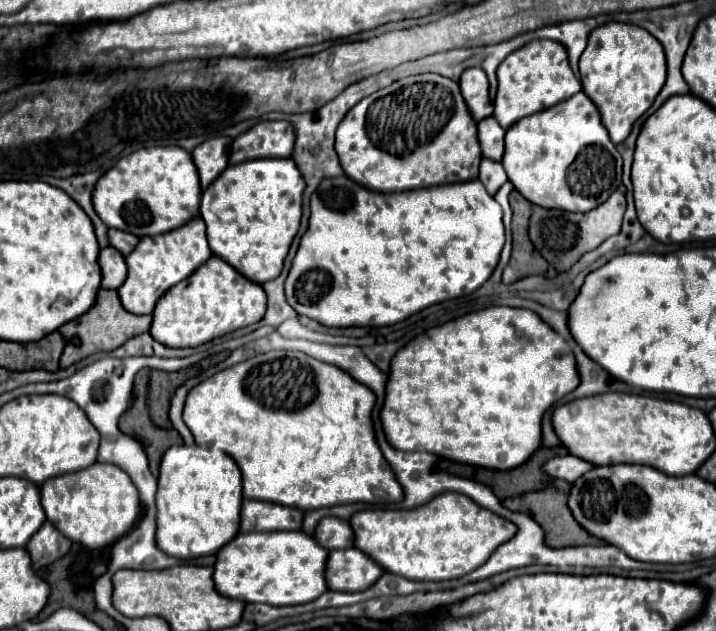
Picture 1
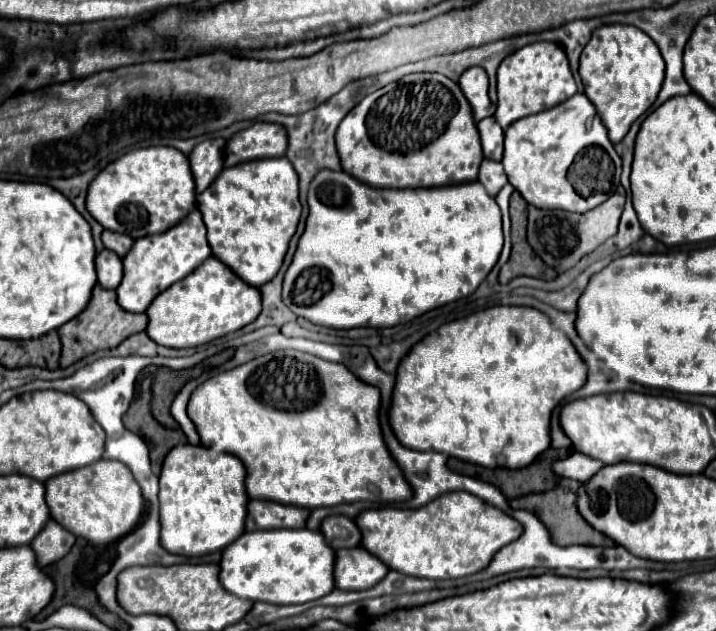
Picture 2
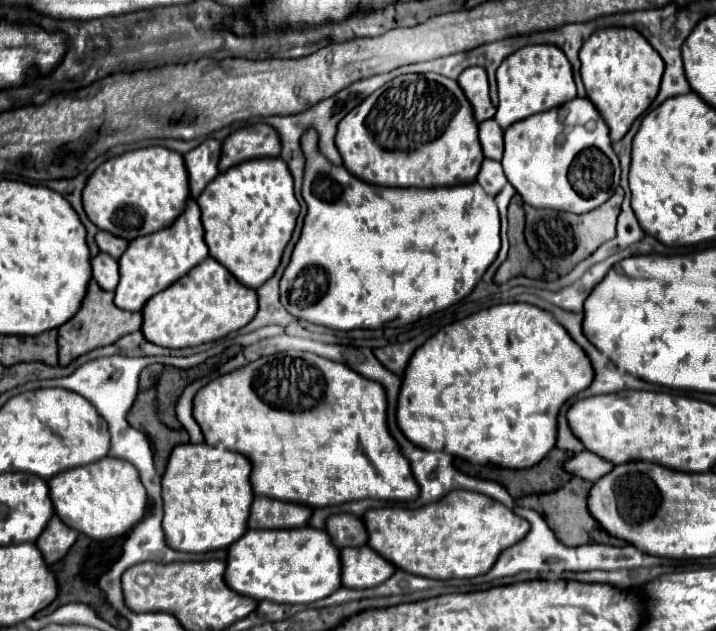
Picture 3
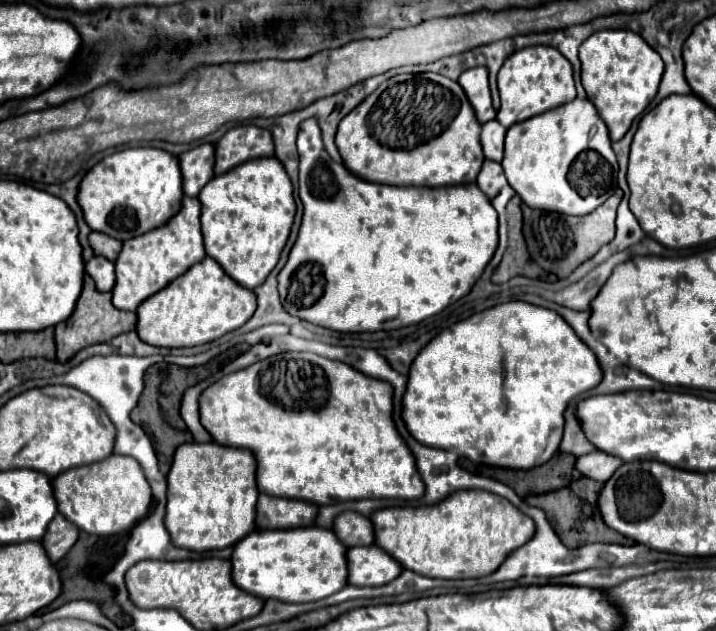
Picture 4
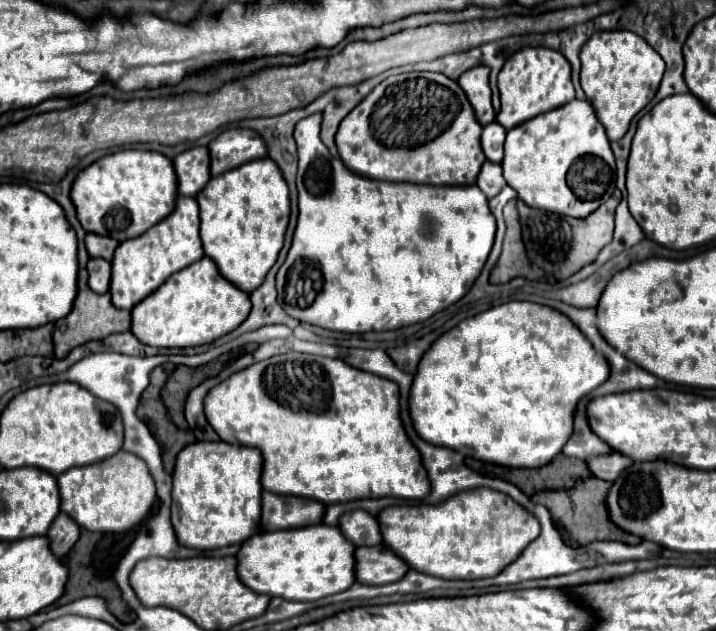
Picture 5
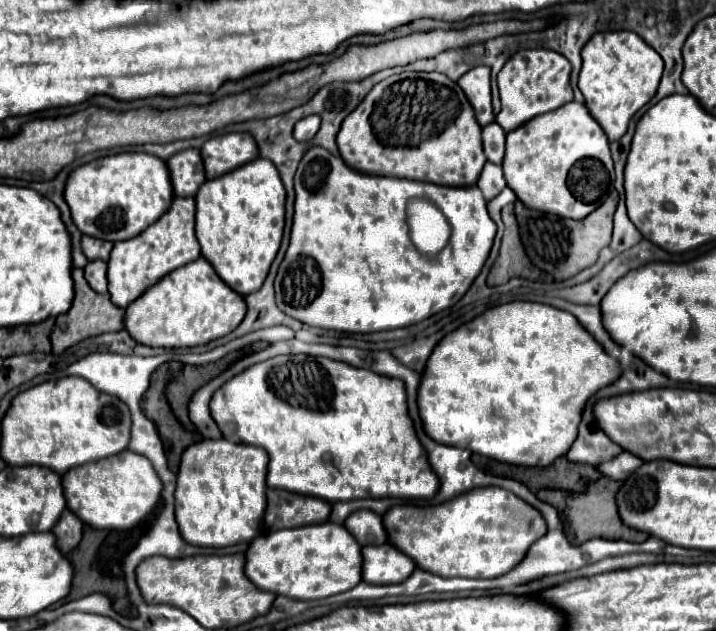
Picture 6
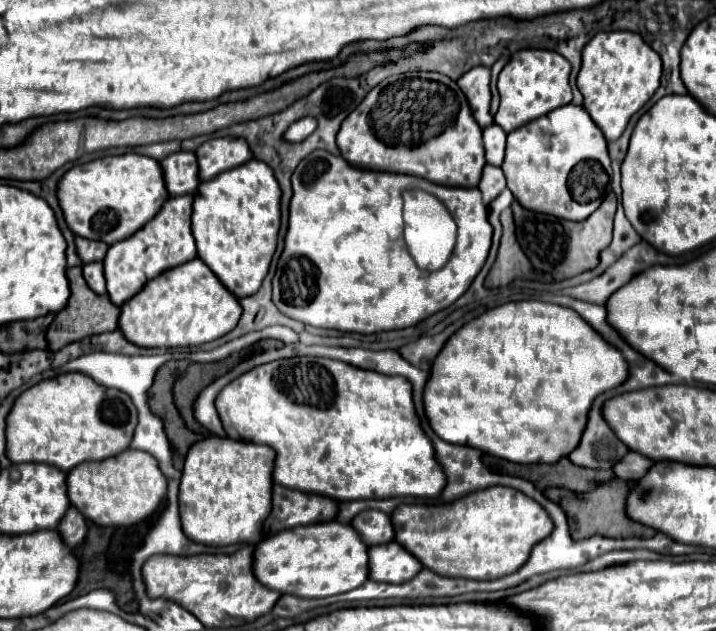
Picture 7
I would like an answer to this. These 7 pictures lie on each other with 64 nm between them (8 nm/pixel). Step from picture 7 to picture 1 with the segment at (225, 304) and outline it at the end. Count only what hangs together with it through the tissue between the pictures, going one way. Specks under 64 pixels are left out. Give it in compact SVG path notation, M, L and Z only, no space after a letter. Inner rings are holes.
M212 256L192 276L172 286L170 292L166 292L162 300L158 300L152 312L150 334L164 346L190 348L254 324L256 320L260 320L260 316L264 316L262 286L246 280L222 258Z

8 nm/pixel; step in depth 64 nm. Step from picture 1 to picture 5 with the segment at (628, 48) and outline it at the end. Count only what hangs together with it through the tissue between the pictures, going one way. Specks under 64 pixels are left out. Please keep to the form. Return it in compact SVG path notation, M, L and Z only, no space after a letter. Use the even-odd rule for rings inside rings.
M628 30L592 34L592 38L582 46L580 60L582 90L592 104L600 124L606 128L608 138L612 142L620 140L628 132L630 120L654 98L664 74L664 60L654 52L652 46Z

